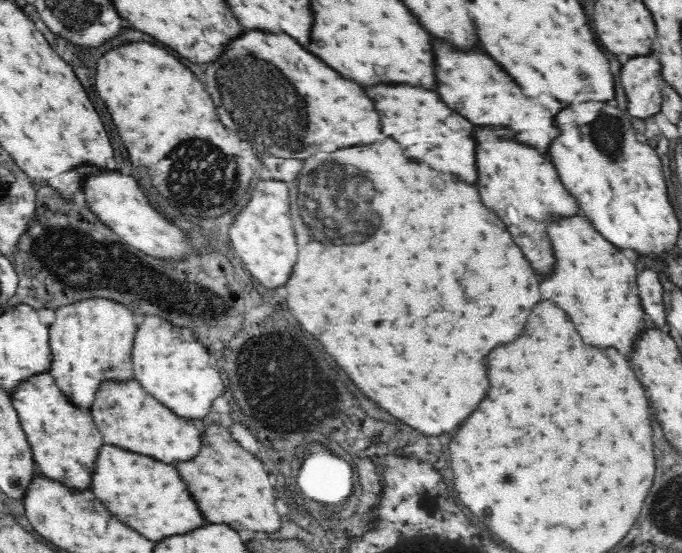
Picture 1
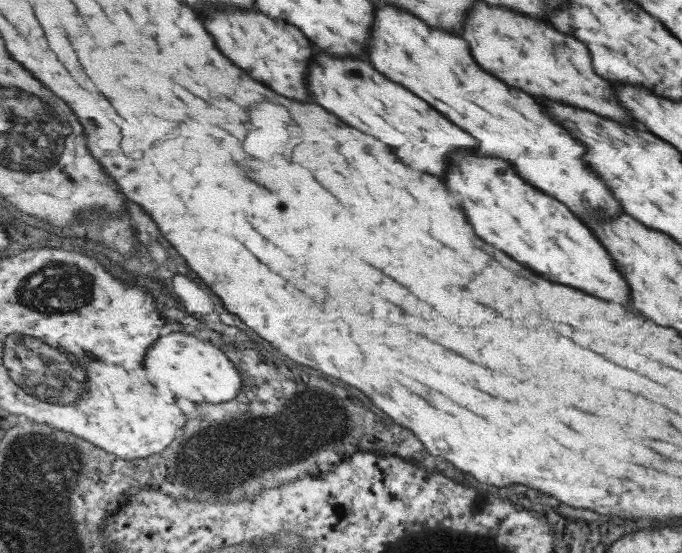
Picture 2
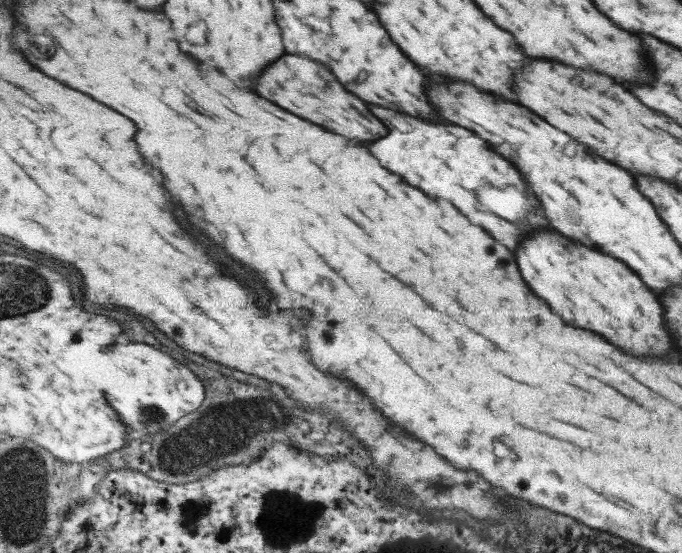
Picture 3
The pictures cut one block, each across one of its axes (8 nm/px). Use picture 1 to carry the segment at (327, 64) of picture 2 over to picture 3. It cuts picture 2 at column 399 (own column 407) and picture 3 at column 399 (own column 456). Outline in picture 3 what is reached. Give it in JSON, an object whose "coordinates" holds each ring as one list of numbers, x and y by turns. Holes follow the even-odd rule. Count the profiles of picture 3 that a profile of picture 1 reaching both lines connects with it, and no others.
{"coordinates":[[373,106,373,114,377,114,377,118,385,122,385,126,389,126,391,138,395,140,393,144,389,144,387,140,387,146,371,146,371,152,379,156,379,160,385,162,389,170,403,176,411,186,421,188,429,196,433,194,437,200,451,200,473,224,481,222,481,226,489,226,485,230,489,230,489,234,493,236,501,236,497,240,501,240,501,244,505,244,509,250,517,250,519,240,529,238,533,230,551,228,551,222,541,210,541,202,533,202,533,190,529,190,529,186,525,184,523,174,501,154,493,152,489,148,489,142,479,138,475,132,455,124,429,124,381,106],[495,188,521,194,521,198,517,198,517,210,521,210,521,218,517,218,517,222,513,222,513,218,499,216,493,206,485,202,485,194]]}

